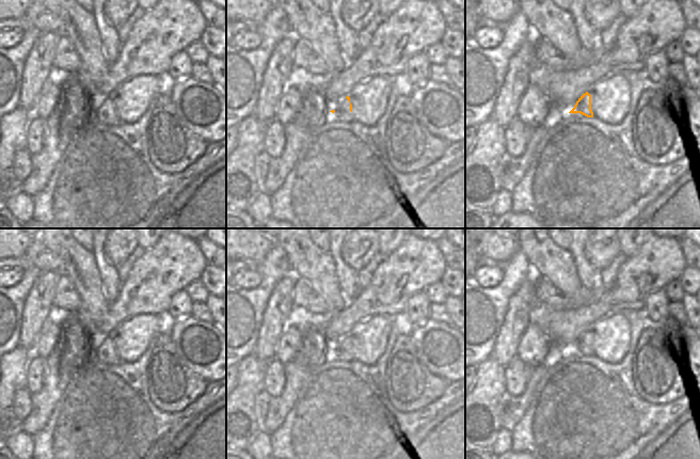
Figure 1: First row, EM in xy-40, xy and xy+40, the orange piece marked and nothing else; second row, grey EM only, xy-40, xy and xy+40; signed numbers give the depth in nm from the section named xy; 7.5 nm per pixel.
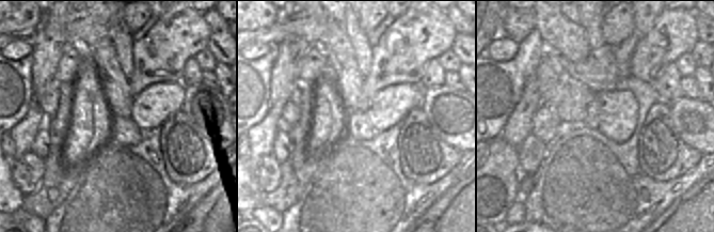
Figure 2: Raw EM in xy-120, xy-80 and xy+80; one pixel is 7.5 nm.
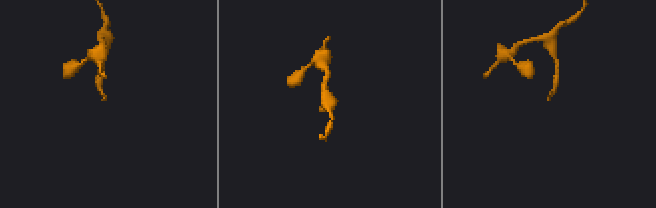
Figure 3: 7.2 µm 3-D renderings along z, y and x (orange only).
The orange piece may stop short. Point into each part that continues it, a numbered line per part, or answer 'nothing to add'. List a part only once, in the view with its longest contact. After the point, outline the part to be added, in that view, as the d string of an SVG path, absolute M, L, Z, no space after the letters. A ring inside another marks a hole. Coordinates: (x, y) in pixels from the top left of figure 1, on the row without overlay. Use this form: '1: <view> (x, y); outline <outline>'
1: xy (343, 352); outline M343 337L335 343L335 358L340 361L353 361L352 352L350 350L350 342L347 337Z

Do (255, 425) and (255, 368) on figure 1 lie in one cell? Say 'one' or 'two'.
one

